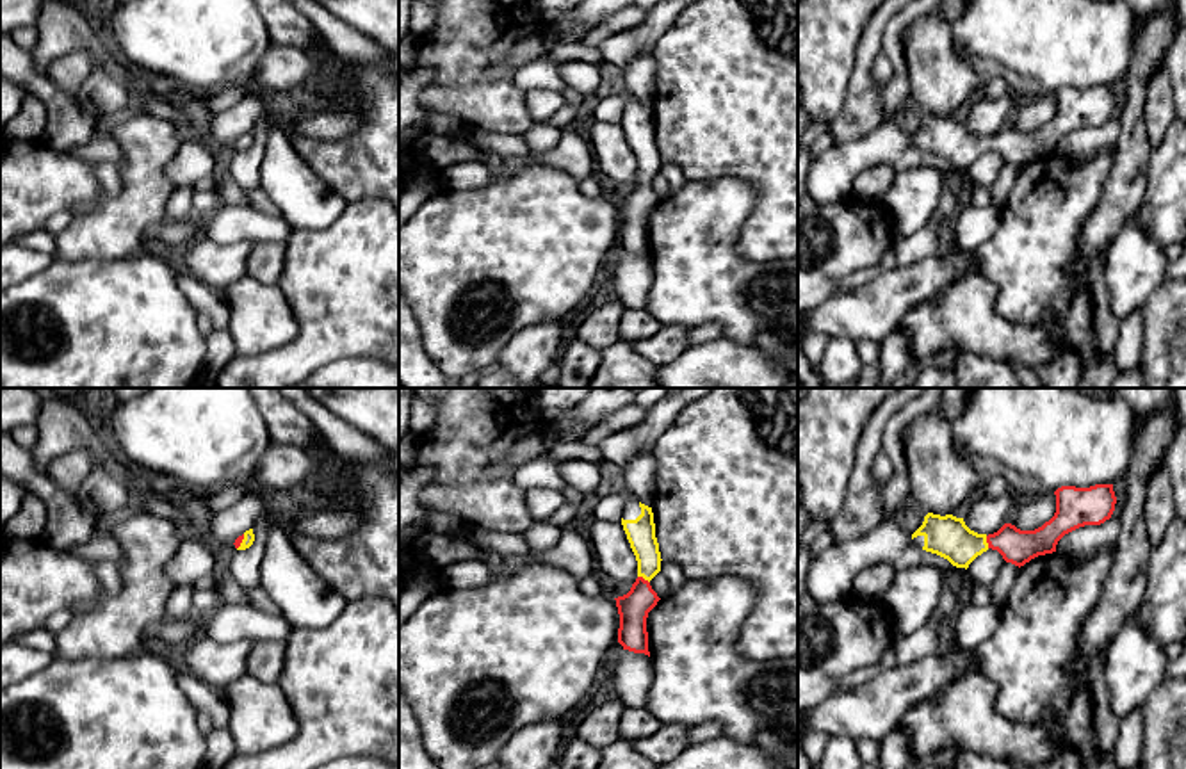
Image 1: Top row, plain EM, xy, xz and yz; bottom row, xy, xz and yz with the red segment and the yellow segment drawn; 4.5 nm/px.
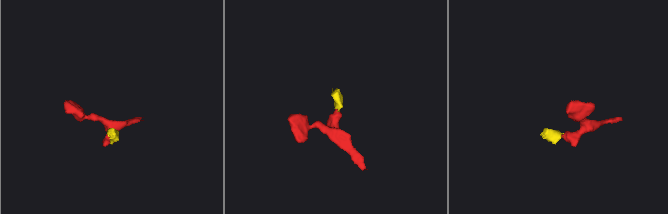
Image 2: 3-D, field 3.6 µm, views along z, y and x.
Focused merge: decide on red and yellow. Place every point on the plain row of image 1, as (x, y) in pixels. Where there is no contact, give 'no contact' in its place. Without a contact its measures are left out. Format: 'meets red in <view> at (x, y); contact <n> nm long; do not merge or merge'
meets red in xz at (641, 178); contact 70 nm long; merge

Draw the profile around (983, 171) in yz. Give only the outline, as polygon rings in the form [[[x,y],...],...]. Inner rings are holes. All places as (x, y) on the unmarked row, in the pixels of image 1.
[[[988,150],[969,166],[969,169],[965,171],[967,182],[974,189],[992,187],[1003,164],[1003,157],[997,151]]]

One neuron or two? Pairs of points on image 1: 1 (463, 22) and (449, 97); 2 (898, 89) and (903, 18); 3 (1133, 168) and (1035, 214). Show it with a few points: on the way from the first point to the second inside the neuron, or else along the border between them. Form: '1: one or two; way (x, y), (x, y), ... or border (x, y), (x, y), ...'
1: one; way (463, 40), (460, 79)
2: one; way (898, 72), (894, 36)
3: two; border (1115, 148), (1103, 193), (1087, 218)

